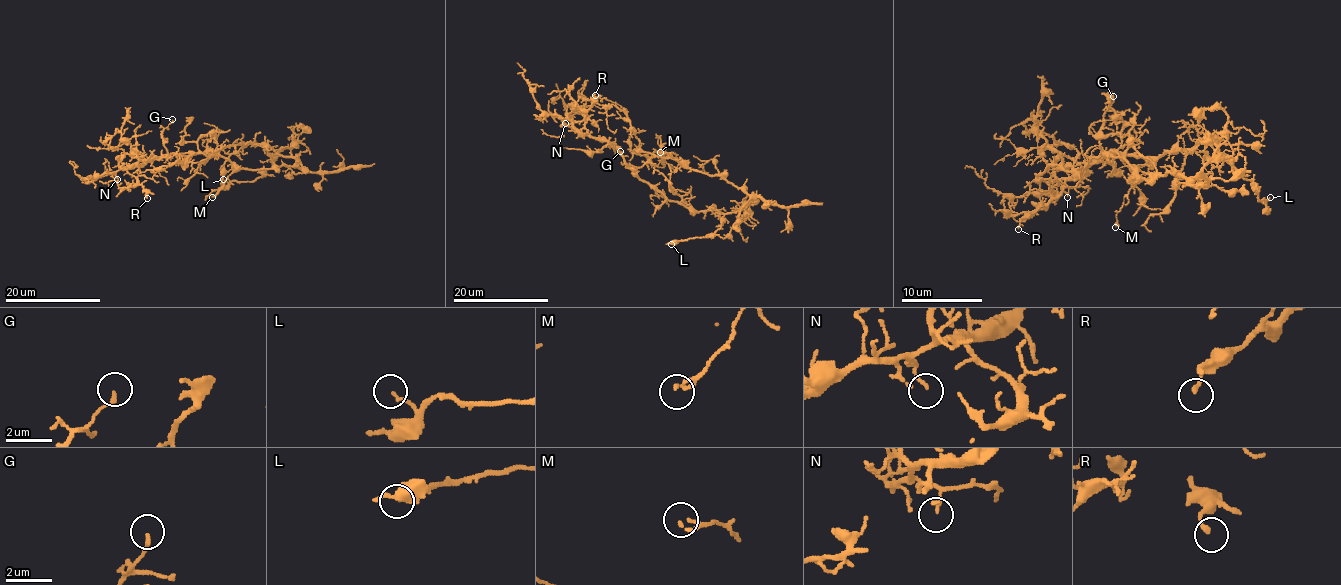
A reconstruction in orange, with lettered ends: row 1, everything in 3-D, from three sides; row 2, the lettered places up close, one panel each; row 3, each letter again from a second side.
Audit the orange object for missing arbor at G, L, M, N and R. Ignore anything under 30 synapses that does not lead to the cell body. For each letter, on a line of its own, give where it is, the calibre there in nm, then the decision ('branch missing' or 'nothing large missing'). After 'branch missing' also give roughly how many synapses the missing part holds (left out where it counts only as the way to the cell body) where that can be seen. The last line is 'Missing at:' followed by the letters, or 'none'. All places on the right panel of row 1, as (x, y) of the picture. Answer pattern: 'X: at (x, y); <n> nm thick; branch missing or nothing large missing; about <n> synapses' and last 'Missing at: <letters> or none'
G: at (1113, 96); 140 nm thick; nothing large missing
L: at (1270, 197); 130 nm thick; nothing large missing
M: at (1115, 227); 140 nm thick; nothing large missing
N: at (1067, 197); 110 nm thick; nothing large missing
R: at (1018, 229); 170 nm thick; nothing large missing
Missing at: none

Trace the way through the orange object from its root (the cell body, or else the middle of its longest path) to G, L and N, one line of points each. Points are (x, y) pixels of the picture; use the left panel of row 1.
G: (269, 147), (237, 143), (190, 155), (168, 154), (162, 131), (172, 119)
L: (269, 147), (275, 153), (273, 166), (254, 180), (223, 179)
N: (269, 147), (237, 143), (190, 155), (163, 154), (116, 171), (117, 179)

